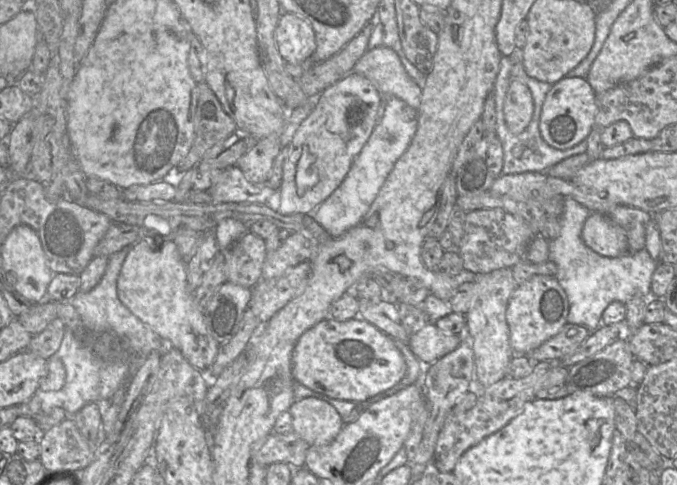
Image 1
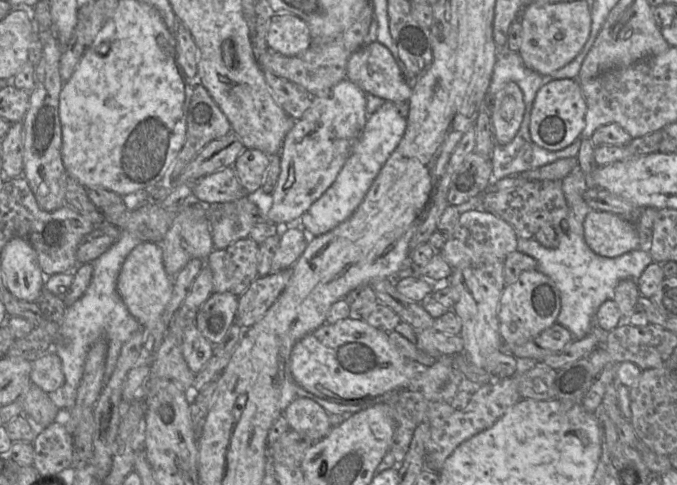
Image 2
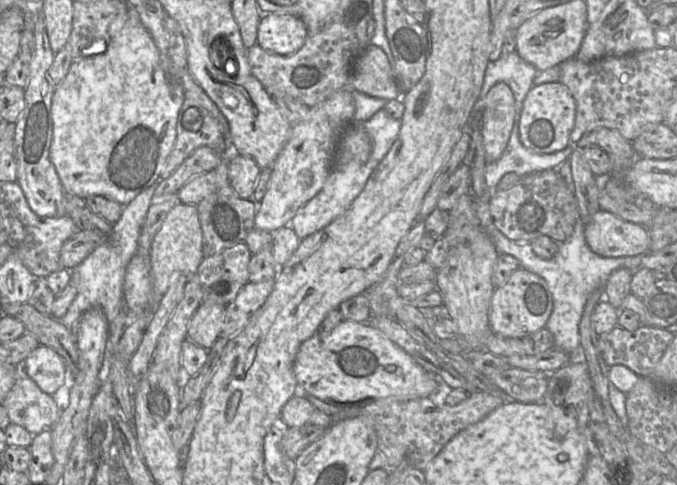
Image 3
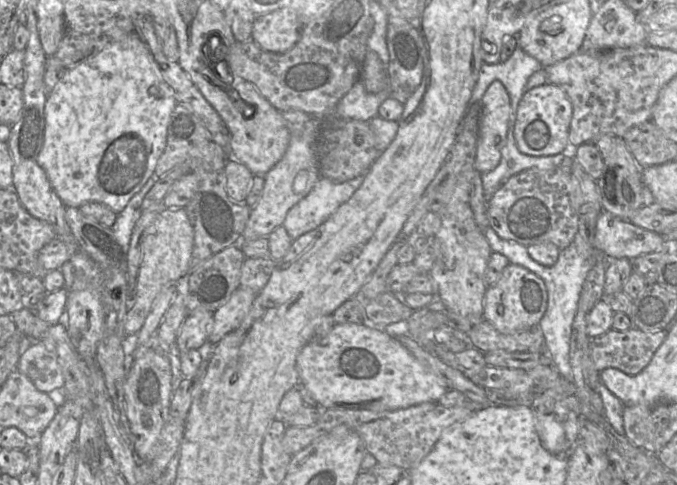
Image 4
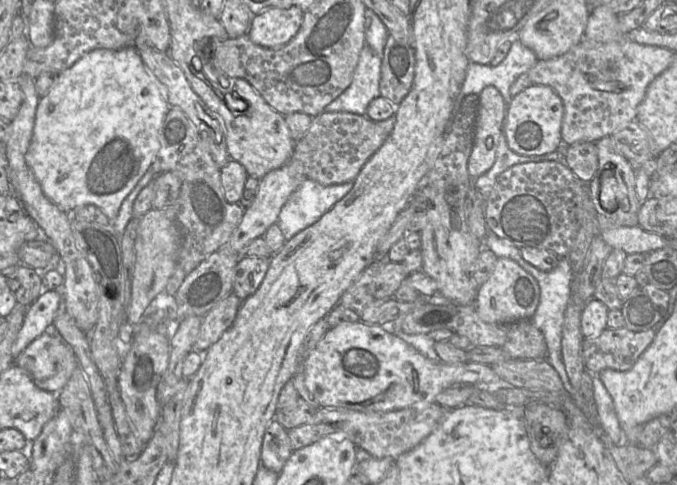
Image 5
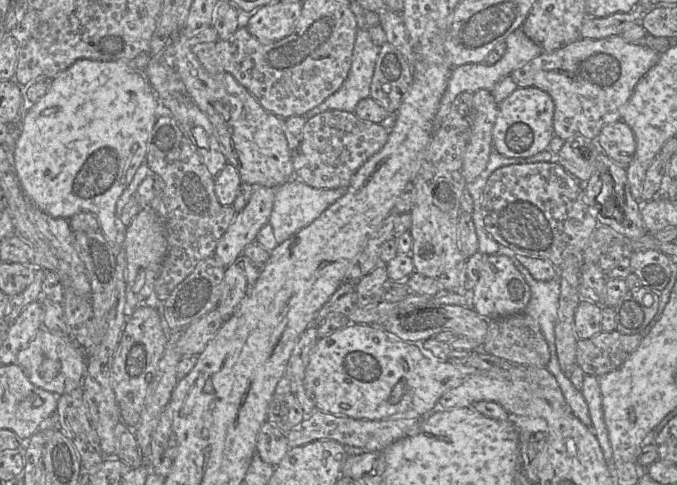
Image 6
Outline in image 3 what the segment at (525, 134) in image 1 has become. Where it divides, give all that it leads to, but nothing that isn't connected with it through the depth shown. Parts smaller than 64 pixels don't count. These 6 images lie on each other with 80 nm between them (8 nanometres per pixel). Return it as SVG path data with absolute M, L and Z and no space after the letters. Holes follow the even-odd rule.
M519 122L514 123L508 145L497 160L487 164L485 181L488 188L496 187L507 173L526 175L546 169L557 169L561 163L569 160L576 144L554 153L537 153L527 149L520 141Z

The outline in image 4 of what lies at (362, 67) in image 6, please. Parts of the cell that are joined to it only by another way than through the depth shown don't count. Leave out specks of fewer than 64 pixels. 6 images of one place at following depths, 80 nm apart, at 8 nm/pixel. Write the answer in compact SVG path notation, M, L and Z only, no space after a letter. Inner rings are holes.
M359 79L338 101L334 113L342 119L370 121L378 115L382 102L389 97L389 88L379 93L369 93Z

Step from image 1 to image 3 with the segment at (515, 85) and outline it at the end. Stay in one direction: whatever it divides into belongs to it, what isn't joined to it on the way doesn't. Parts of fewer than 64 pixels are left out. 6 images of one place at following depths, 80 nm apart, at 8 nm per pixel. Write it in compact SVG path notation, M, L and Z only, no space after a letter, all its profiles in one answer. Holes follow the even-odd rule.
M504 82L495 84L485 98L483 145L487 163L501 157L514 125L515 98Z

